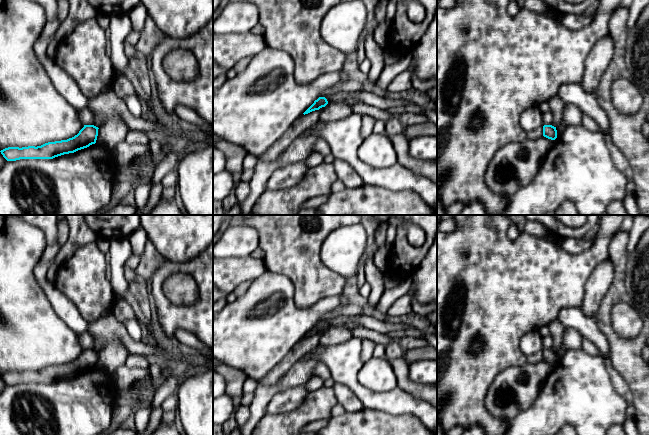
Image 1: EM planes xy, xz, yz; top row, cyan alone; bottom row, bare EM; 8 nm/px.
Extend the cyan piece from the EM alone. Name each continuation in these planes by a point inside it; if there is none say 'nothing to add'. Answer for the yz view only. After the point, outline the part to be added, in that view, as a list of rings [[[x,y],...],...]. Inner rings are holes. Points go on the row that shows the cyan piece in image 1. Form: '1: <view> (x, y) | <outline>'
nothing to add

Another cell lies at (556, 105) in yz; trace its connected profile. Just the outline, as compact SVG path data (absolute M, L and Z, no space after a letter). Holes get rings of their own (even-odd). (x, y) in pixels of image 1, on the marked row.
M558 95L550 98L547 102L549 105L549 110L553 114L553 121L551 125L554 127L558 127L557 123L559 121L562 121L563 114L564 114L564 108L566 104L563 102L563 100Z

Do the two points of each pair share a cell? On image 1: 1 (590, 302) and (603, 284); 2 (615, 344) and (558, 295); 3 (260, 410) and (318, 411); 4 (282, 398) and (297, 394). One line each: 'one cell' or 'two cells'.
1: one cell
2: two cells
3: two cells
4: one cell

